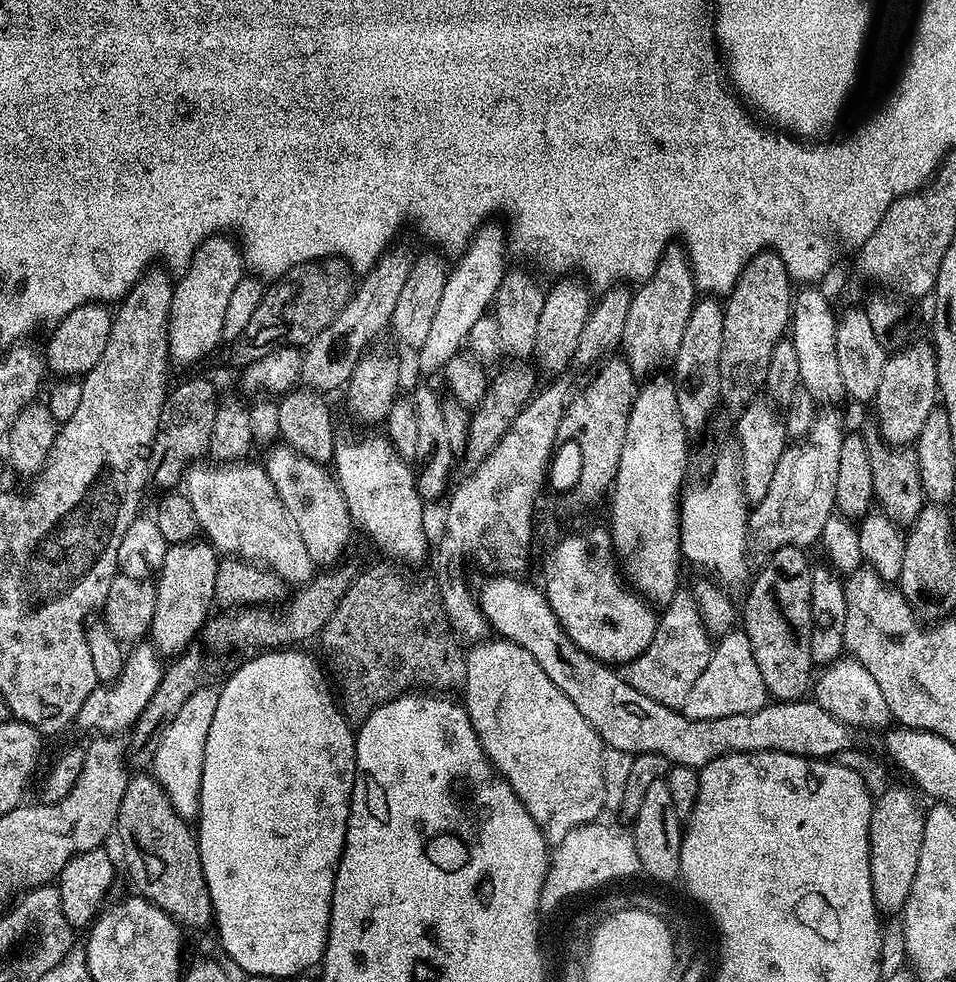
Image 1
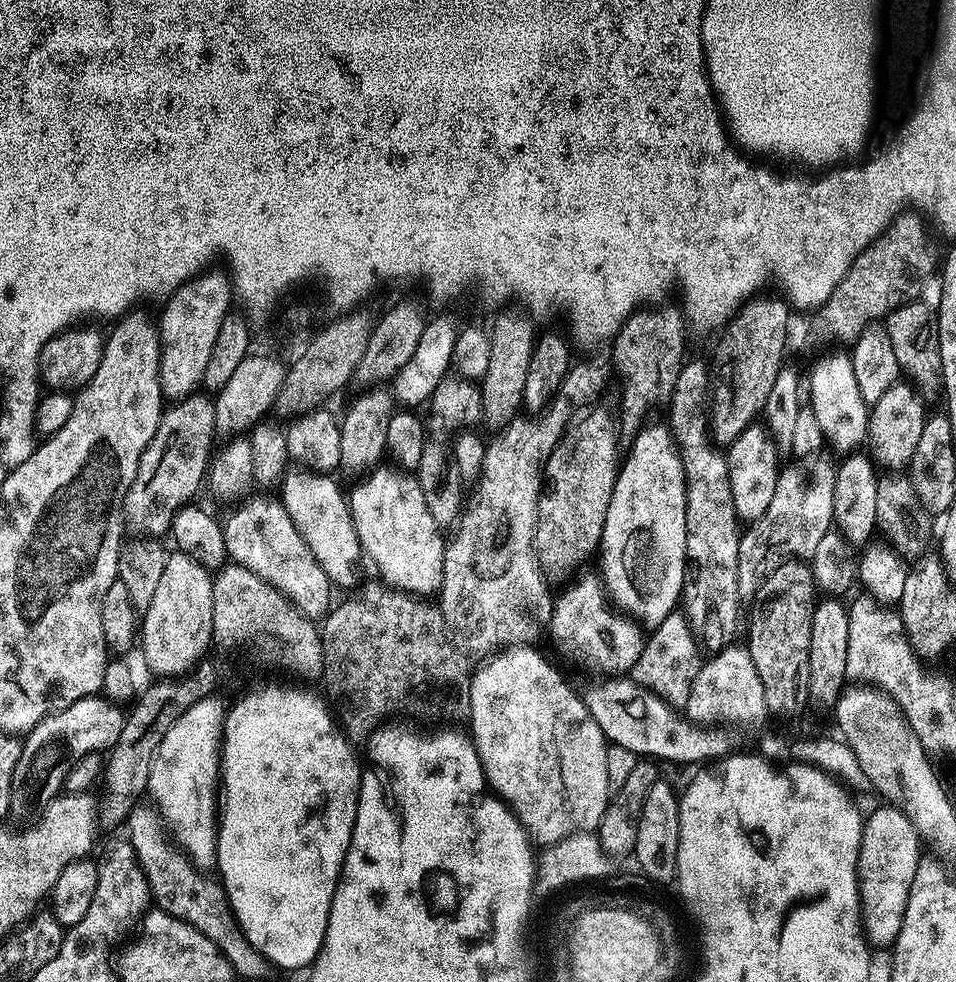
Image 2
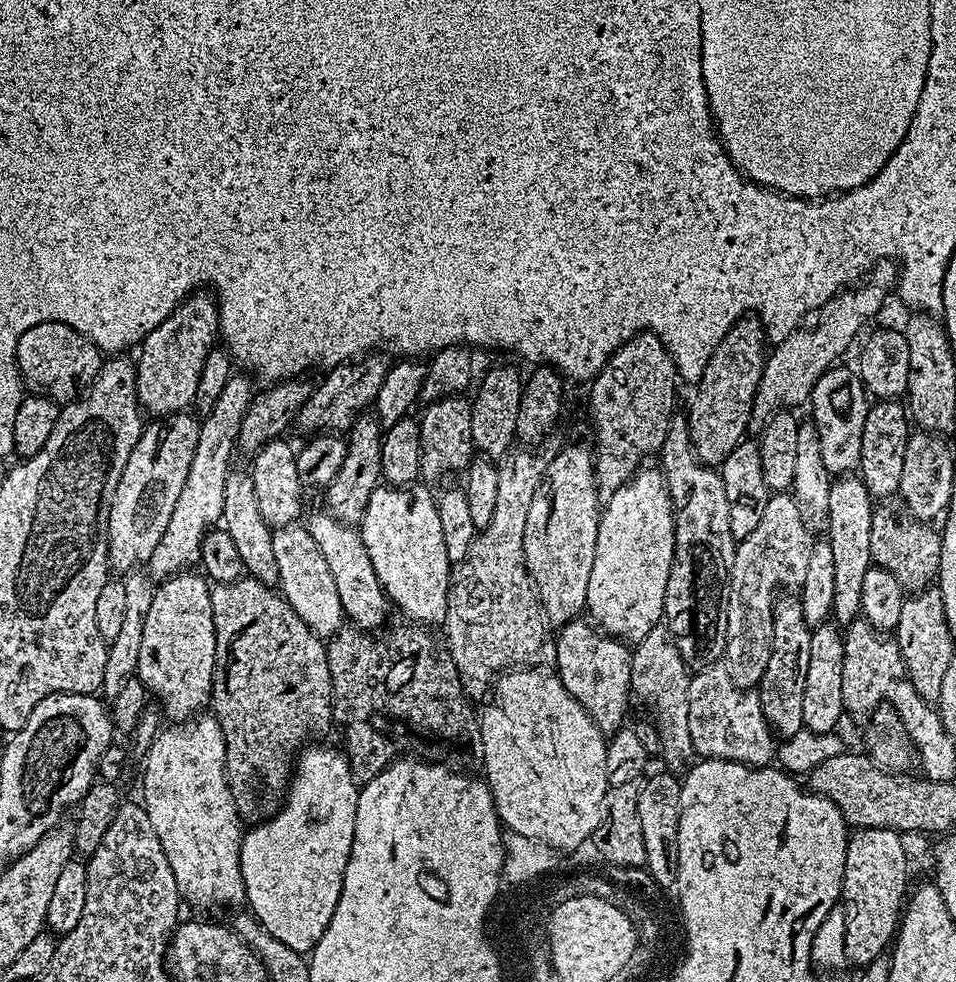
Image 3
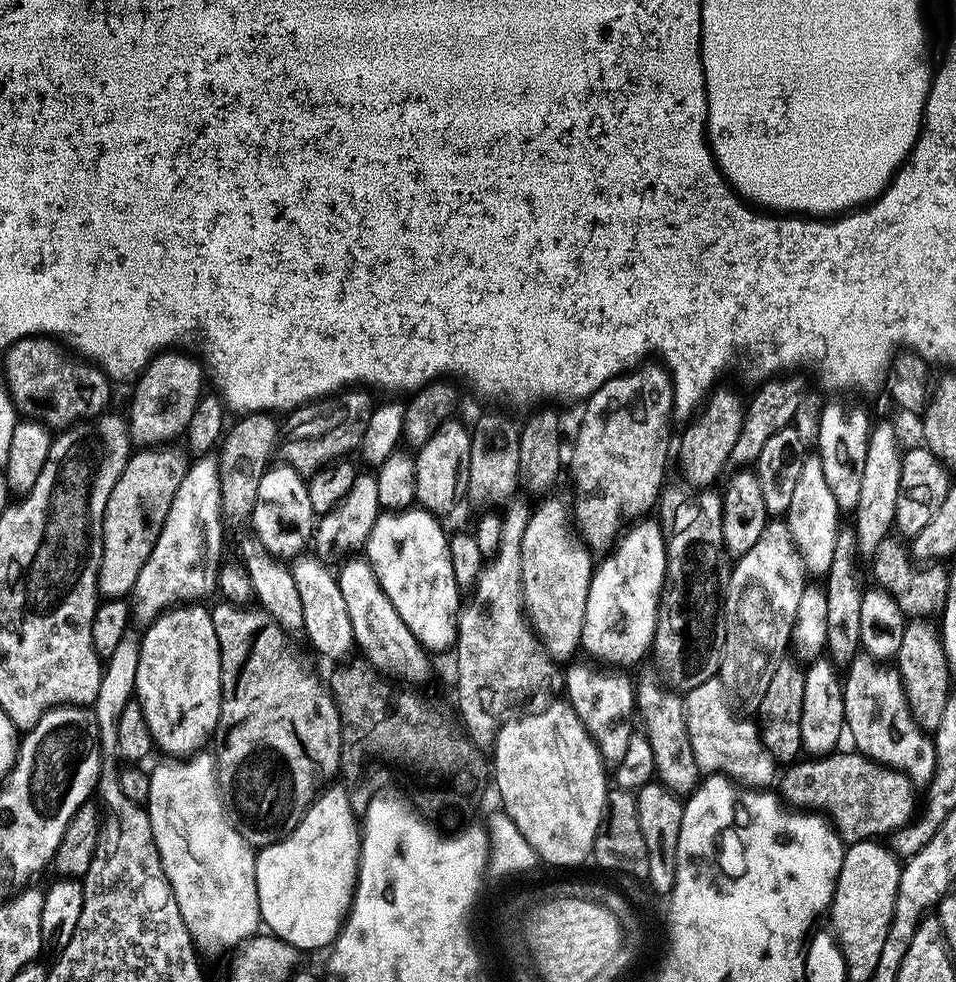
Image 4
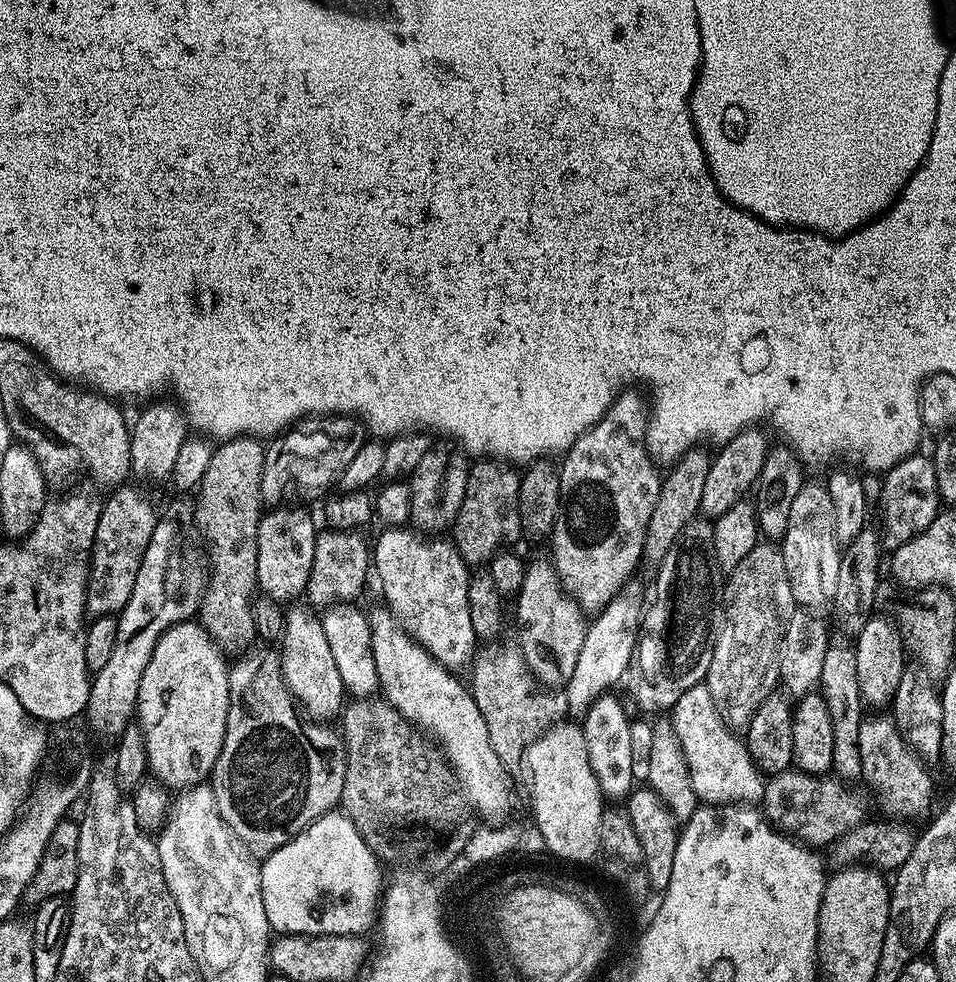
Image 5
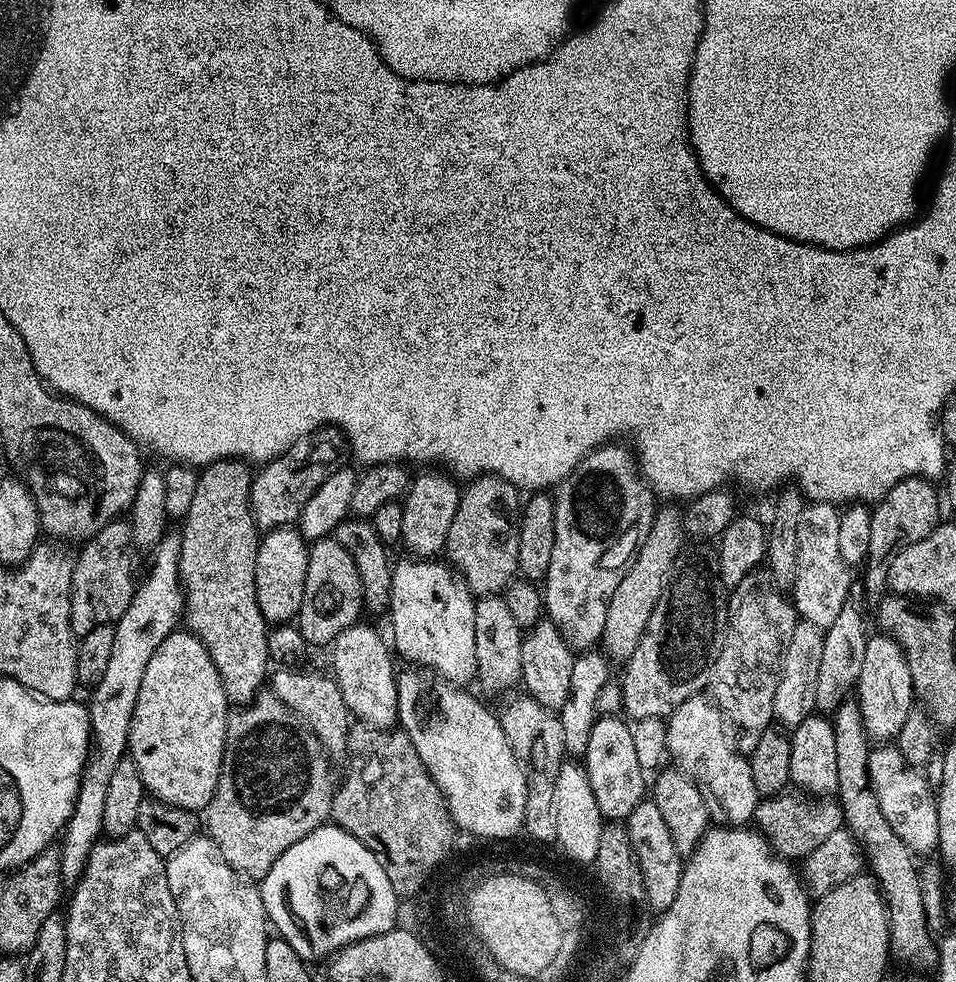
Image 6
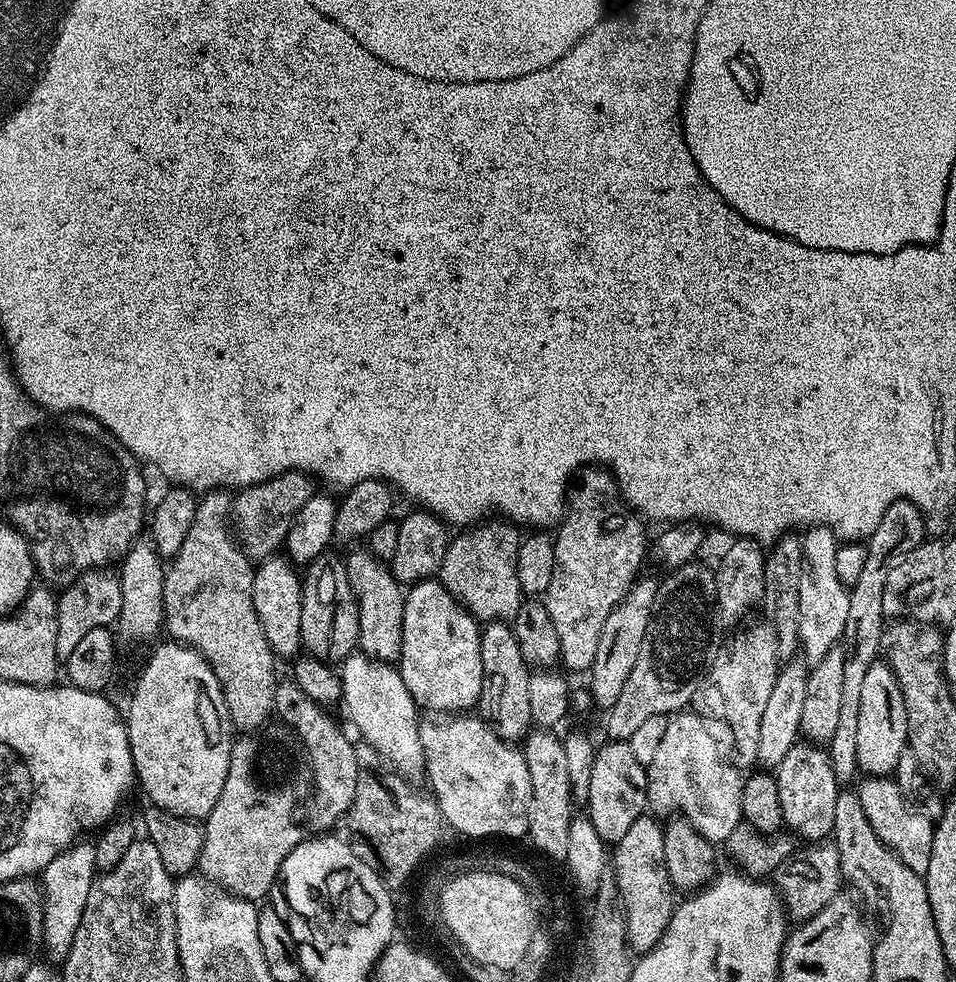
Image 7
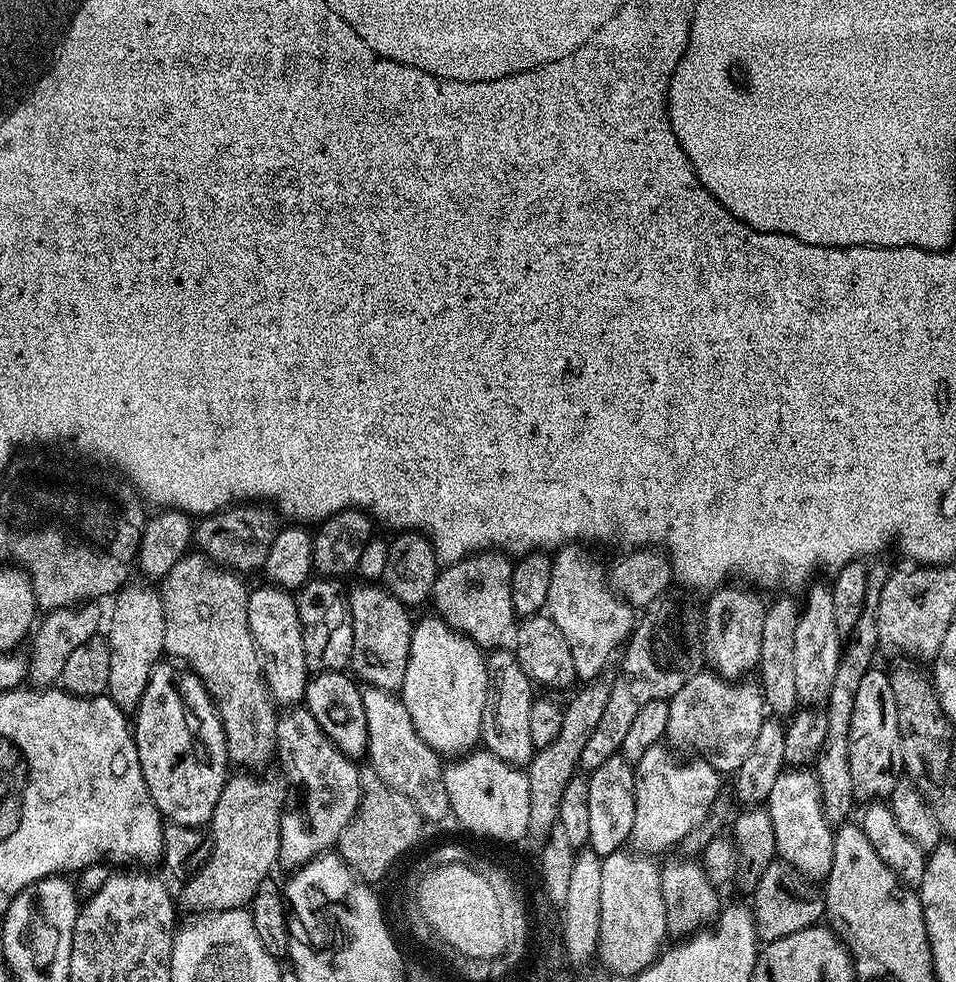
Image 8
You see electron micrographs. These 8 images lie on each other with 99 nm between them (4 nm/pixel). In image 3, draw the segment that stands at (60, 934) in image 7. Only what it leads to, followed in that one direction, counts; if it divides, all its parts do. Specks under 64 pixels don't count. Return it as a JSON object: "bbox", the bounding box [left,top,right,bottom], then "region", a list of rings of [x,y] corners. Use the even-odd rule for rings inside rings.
{"bbox":[146,374,253,582],"region":[[[234,374],[222,389],[218,402],[214,402],[212,409],[200,420],[198,446],[194,446],[194,462],[190,462],[190,474],[186,474],[182,495],[174,506],[174,514],[170,514],[170,526],[166,526],[162,542],[158,542],[146,565],[147,575],[153,581],[163,582],[170,576],[199,565],[202,538],[213,526],[221,523],[226,474],[233,467],[232,452],[237,451],[238,430],[242,430],[242,418],[246,418],[246,410],[253,395],[251,382],[240,374]]]}

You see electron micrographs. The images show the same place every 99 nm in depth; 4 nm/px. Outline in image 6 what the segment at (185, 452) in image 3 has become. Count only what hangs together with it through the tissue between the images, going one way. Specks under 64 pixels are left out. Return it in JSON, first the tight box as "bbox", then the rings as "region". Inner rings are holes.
{"bbox":[70,518,138,636],"region":[[[117,518],[110,521],[102,530],[98,530],[83,541],[84,548],[75,557],[76,565],[72,571],[72,593],[70,594],[70,626],[73,636],[85,636],[90,630],[107,624],[115,625],[117,620],[126,614],[126,606],[130,606],[132,595],[136,593],[138,572],[136,576],[136,556],[132,542],[132,526],[127,519]]]}

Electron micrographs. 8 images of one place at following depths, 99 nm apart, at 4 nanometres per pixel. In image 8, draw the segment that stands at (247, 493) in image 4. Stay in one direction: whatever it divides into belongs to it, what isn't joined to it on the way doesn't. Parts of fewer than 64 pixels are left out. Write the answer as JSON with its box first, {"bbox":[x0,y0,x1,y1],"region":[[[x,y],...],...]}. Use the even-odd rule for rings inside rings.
{"bbox":[158,554,278,770],"region":[[[189,554],[182,557],[168,571],[168,575],[158,588],[166,618],[164,652],[191,668],[206,686],[224,727],[229,761],[235,767],[237,764],[240,767],[237,769],[240,770],[260,770],[271,756],[273,759],[276,752],[278,708],[268,692],[264,670],[260,663],[260,651],[256,649],[256,643],[250,634],[250,622],[246,614],[250,588],[240,580],[243,579],[237,573],[221,568],[203,554]]]}

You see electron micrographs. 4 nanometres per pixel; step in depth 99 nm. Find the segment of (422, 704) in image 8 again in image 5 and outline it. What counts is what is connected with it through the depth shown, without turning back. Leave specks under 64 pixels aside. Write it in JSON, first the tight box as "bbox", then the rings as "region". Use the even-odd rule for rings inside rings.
{"bbox":[374,526,478,670],"region":[[[408,526],[385,527],[383,531],[376,544],[374,540],[374,576],[380,579],[380,588],[384,591],[383,603],[392,611],[404,631],[419,642],[439,664],[449,670],[457,670],[464,663],[465,667],[473,659],[478,646],[468,605],[469,565],[460,557],[456,545],[447,539],[429,538]]]}

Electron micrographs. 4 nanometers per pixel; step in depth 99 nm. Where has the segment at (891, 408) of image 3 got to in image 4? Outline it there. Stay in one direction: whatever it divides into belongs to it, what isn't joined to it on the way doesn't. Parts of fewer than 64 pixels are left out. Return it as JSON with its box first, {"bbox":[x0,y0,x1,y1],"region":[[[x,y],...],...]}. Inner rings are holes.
{"bbox":[854,422,902,558],"region":[[[880,422],[877,425],[875,423],[868,435],[866,467],[862,473],[862,491],[854,513],[856,550],[861,557],[871,558],[875,555],[878,546],[882,546],[882,542],[889,539],[893,531],[898,510],[898,486],[902,482],[901,455],[893,426],[888,422]]]}

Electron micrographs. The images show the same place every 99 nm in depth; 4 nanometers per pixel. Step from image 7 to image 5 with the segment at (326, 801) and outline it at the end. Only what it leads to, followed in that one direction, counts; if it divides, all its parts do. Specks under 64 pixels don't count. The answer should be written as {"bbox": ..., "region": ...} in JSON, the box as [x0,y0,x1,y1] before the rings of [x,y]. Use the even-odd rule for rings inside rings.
{"bbox":[278,602,346,722],"region":[[[304,602],[293,603],[289,608],[292,609],[284,612],[284,635],[278,641],[282,678],[292,691],[297,705],[311,719],[317,722],[332,722],[335,716],[337,719],[341,715],[346,703],[342,674],[338,674],[334,654],[330,654],[320,616]]]}

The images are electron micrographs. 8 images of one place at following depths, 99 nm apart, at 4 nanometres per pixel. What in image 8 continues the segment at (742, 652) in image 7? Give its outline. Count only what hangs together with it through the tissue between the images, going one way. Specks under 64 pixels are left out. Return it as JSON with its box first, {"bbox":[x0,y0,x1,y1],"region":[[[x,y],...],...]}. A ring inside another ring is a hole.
{"bbox":[664,670,766,774],"region":[[[701,670],[674,694],[668,701],[670,719],[666,721],[664,731],[667,743],[672,746],[681,744],[684,748],[693,748],[695,755],[699,759],[706,761],[711,768],[716,769],[721,774],[735,774],[742,766],[746,754],[750,754],[750,749],[754,746],[754,738],[766,718],[764,706],[764,693],[759,683],[744,684],[748,682],[737,682],[734,680],[724,680],[711,670]]]}

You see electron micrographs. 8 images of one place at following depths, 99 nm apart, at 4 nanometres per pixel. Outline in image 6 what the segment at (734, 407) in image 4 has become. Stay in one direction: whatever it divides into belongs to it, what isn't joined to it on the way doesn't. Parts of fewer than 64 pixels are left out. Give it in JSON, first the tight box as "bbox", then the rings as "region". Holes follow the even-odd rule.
{"bbox":[600,506,686,662],"region":[[[676,506],[661,507],[652,519],[652,528],[640,543],[636,557],[624,572],[622,582],[618,582],[614,598],[610,598],[610,606],[606,610],[606,626],[600,635],[602,651],[609,661],[626,662],[634,654],[634,650],[638,650],[638,642],[642,642],[650,614],[654,614],[654,606],[658,606],[666,578],[685,547],[684,542],[686,544],[681,509]]]}

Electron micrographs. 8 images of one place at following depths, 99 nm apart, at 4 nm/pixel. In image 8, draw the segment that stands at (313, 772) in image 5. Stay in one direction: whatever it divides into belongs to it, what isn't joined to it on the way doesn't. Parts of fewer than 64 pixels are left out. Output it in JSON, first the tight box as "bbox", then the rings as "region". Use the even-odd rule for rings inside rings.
{"bbox":[178,774,285,913],"region":[[[260,774],[229,775],[210,821],[212,849],[209,851],[209,858],[197,872],[183,881],[184,889],[178,892],[179,903],[183,907],[185,904],[189,913],[221,912],[248,908],[251,905],[258,886],[273,875],[272,867],[277,867],[280,859],[280,818],[285,807],[283,804],[284,792],[274,781],[263,780]]]}

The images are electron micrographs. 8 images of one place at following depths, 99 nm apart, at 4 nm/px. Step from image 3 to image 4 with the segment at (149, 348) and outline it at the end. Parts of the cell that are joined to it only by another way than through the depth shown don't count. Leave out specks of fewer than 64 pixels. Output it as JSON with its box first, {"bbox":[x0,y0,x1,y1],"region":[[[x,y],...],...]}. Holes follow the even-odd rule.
{"bbox":[126,350,206,449],"region":[[[165,350],[157,352],[156,357],[144,367],[135,381],[132,405],[126,411],[128,439],[133,445],[141,449],[155,448],[187,433],[188,423],[202,395],[200,387],[206,384],[205,369],[201,361],[193,356],[184,350]]]}

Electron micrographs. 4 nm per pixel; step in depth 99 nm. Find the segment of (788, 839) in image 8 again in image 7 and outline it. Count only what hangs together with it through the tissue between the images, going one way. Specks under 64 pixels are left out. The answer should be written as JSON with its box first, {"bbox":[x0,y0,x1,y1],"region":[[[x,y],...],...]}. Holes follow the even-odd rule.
{"bbox":[774,742,842,842],"region":[[[797,742],[786,750],[786,758],[774,770],[778,782],[778,798],[782,801],[784,823],[804,842],[820,842],[831,837],[834,826],[834,802],[842,790],[834,774],[827,751],[811,742]]]}

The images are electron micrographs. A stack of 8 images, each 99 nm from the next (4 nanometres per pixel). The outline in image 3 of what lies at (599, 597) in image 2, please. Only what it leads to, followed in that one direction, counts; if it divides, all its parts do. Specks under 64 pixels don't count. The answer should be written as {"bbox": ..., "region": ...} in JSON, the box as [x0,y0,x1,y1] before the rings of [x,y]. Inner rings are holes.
{"bbox":[554,618,633,737],"region":[[[577,618],[563,625],[555,633],[556,663],[554,675],[566,686],[577,702],[586,710],[586,714],[603,732],[612,737],[619,728],[625,727],[628,716],[628,696],[633,695],[630,682],[630,662],[632,648],[625,641],[605,636],[599,628],[587,619]]]}

